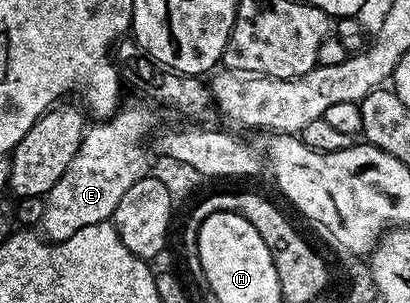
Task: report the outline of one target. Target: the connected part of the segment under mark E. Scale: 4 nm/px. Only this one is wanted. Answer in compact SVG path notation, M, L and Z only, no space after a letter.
M138 104L126 107L119 107L113 116L87 127L76 158L68 162L68 170L60 174L60 182L56 182L56 186L46 193L46 209L40 225L45 239L51 242L67 240L76 234L76 230L84 230L84 226L96 226L110 220L116 206L120 206L120 198L124 198L128 189L136 186L136 182L143 180L151 171L151 153L148 148L146 153L141 140L142 136L151 135L154 116Z

